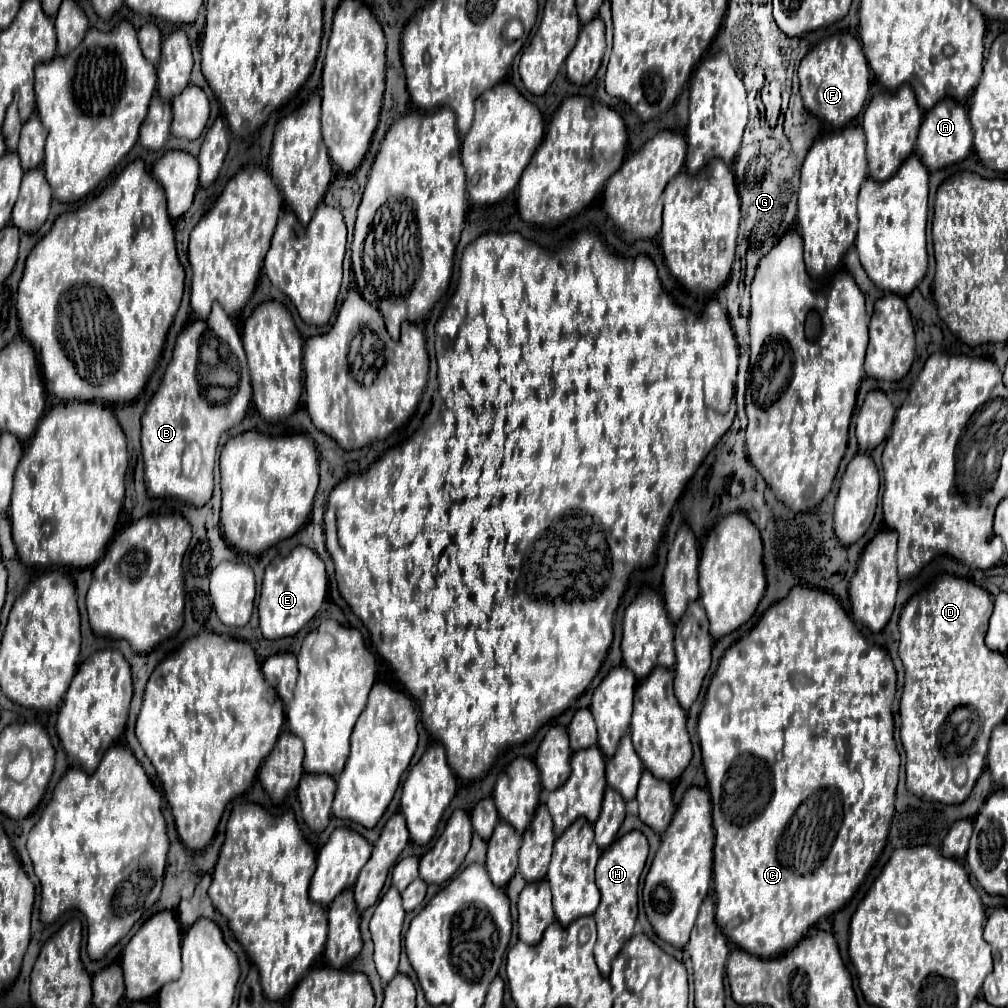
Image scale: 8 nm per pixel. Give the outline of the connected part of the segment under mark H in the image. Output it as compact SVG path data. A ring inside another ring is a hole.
M633 830L623 838L615 840L611 848L607 848L599 862L597 862L597 888L601 892L601 904L595 912L597 924L597 942L595 942L595 962L599 972L607 978L611 972L611 962L621 952L623 944L633 936L633 926L637 920L637 892L639 892L639 876L645 868L649 856L649 842L647 838Z

